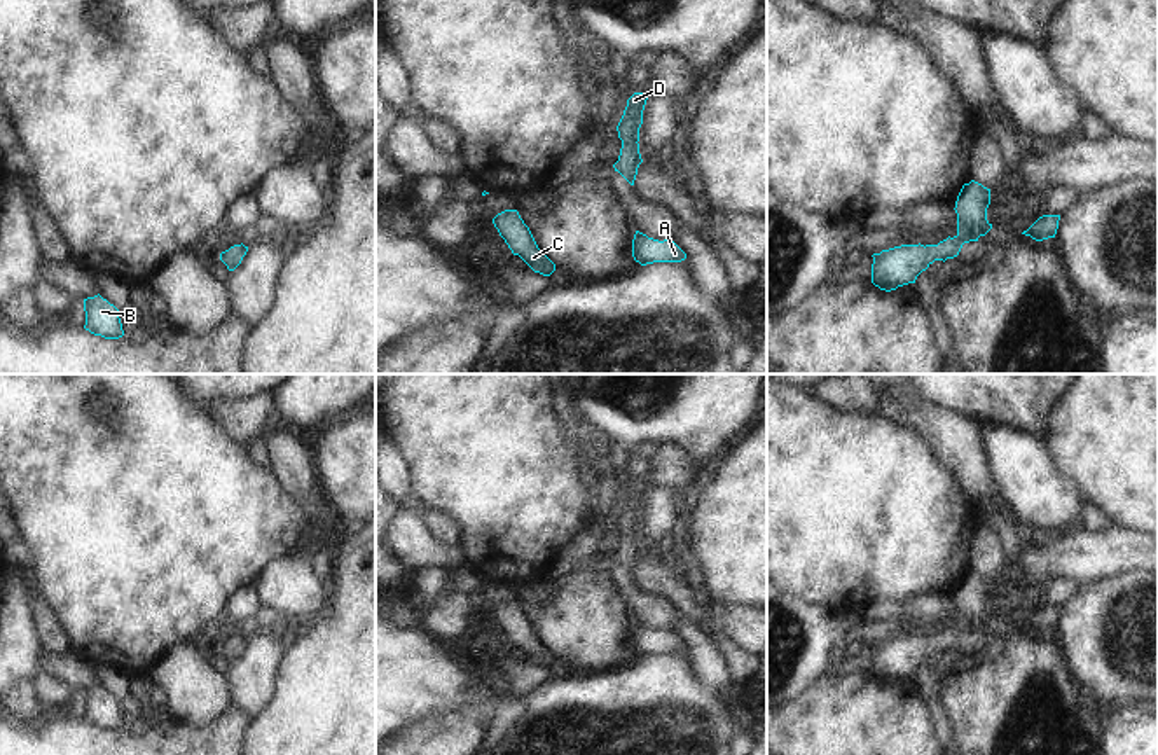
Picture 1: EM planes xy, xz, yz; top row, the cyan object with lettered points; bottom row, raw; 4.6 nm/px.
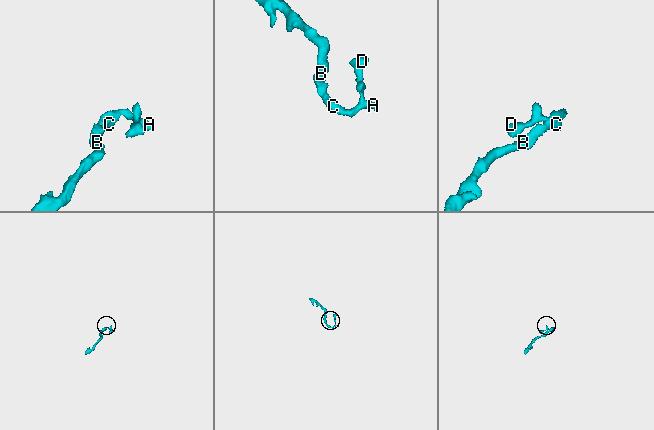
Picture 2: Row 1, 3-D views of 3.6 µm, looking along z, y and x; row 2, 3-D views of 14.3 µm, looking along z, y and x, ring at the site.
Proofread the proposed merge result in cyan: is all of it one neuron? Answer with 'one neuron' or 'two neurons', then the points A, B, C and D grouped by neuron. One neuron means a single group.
one neuron; groups A B C D

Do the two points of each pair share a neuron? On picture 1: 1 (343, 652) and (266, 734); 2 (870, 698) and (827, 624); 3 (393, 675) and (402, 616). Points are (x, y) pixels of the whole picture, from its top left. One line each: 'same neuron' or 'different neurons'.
1: same neuron
2: different neurons
3: different neurons

